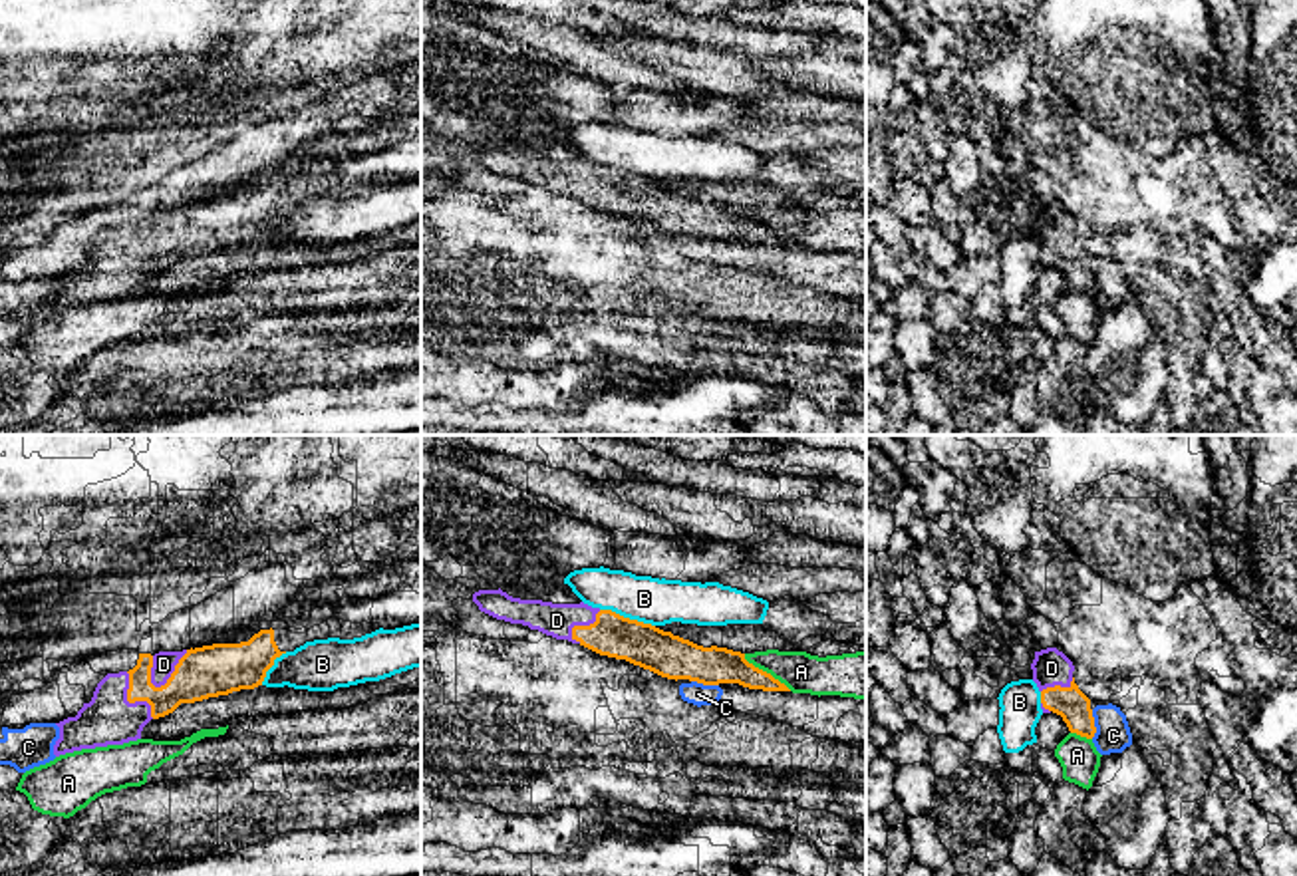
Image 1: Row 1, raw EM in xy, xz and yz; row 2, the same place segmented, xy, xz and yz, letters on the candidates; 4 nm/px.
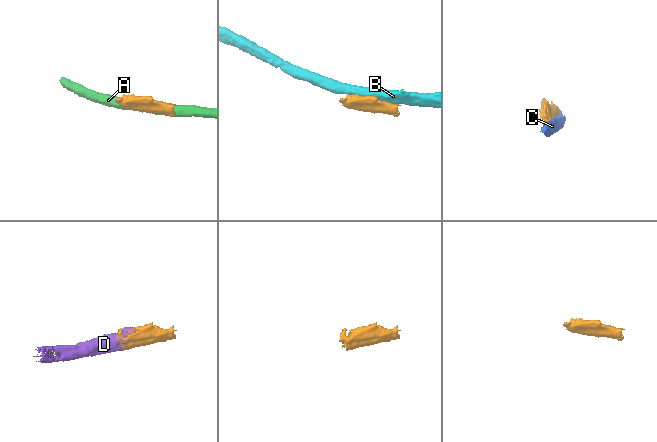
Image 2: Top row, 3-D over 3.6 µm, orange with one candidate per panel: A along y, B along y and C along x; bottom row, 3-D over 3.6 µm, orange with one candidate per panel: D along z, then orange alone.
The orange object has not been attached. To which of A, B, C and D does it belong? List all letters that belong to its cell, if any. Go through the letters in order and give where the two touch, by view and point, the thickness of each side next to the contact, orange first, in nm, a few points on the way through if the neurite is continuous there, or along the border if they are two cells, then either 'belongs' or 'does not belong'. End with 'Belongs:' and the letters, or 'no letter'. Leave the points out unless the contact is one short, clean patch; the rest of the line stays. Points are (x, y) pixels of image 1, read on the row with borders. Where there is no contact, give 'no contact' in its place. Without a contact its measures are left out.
A: contact xz (765, 672); calibres 160 and 160 nm; does not belong
B: contact xz (628, 618); calibres 180 and 190 nm; does not belong
C: contact yz (1093, 724); calibres 140 and 140 nm; does not belong
D: contact xy (171, 674); calibres 220 and 100 nm; belongs
Belongs: D

